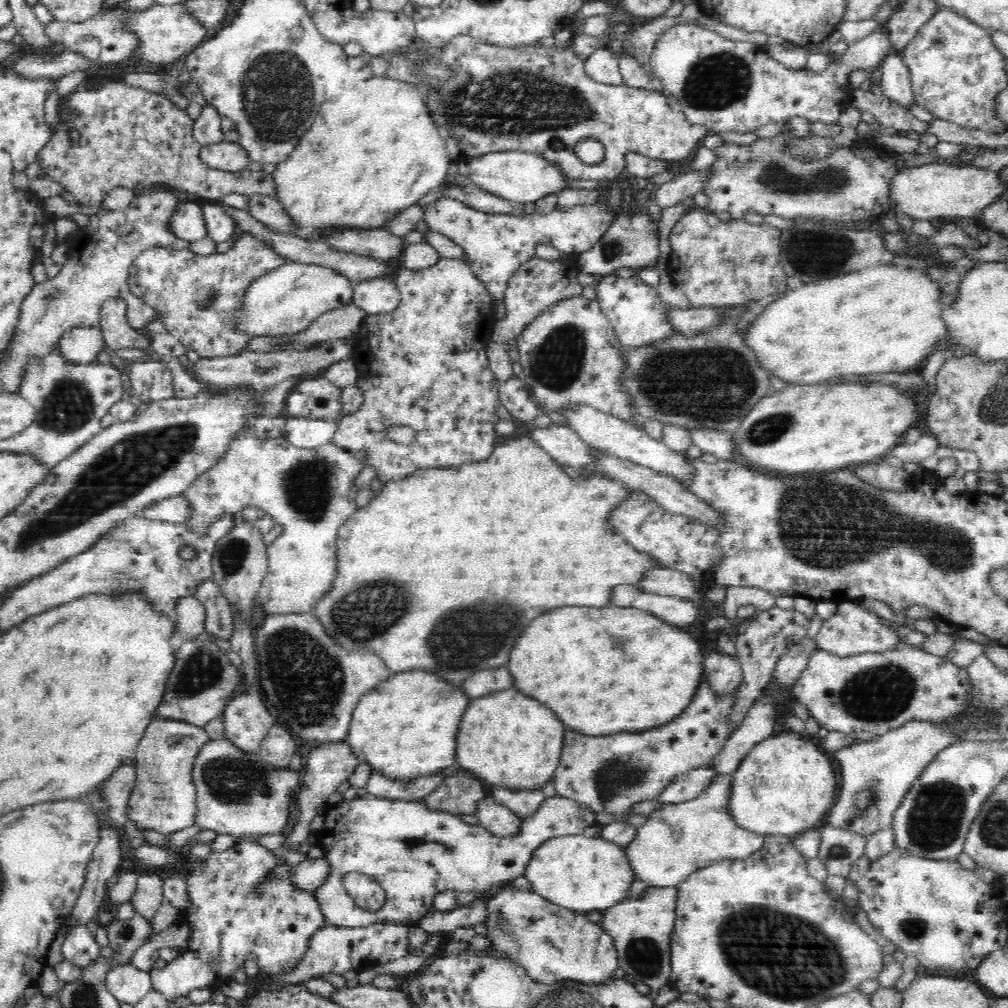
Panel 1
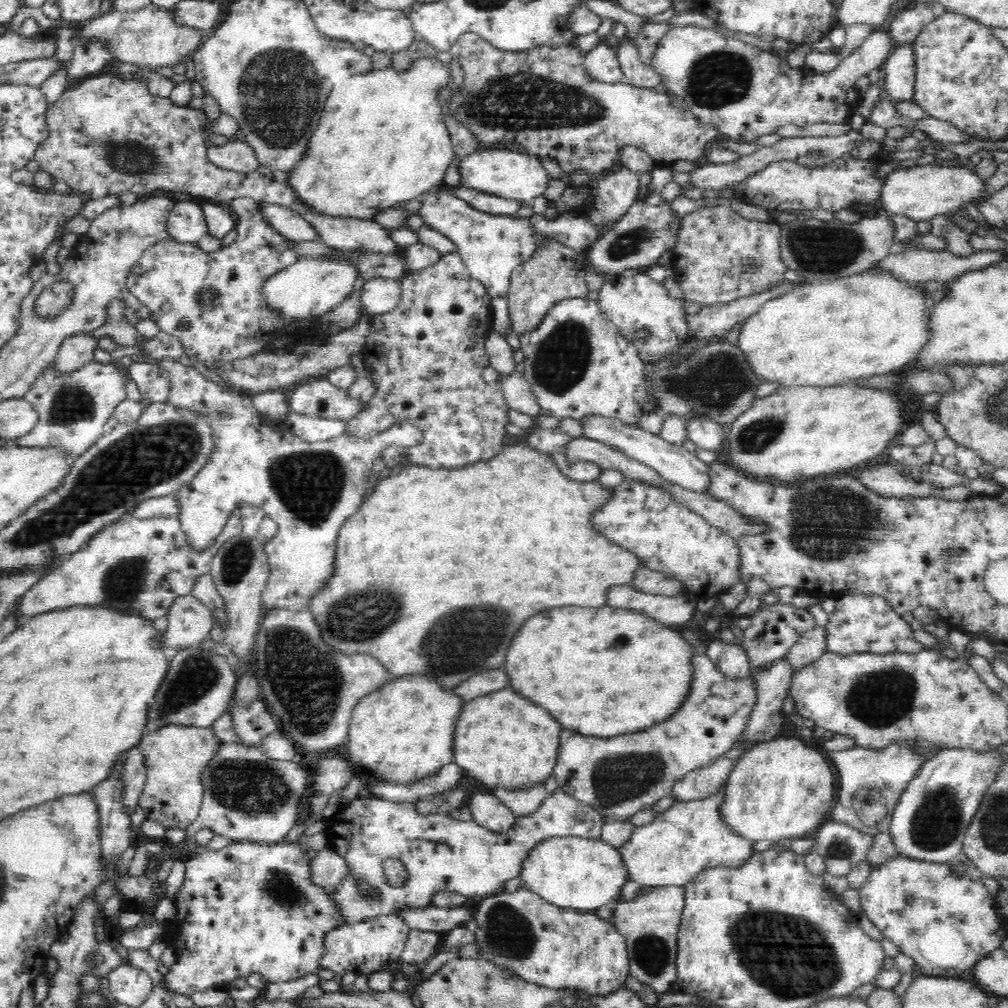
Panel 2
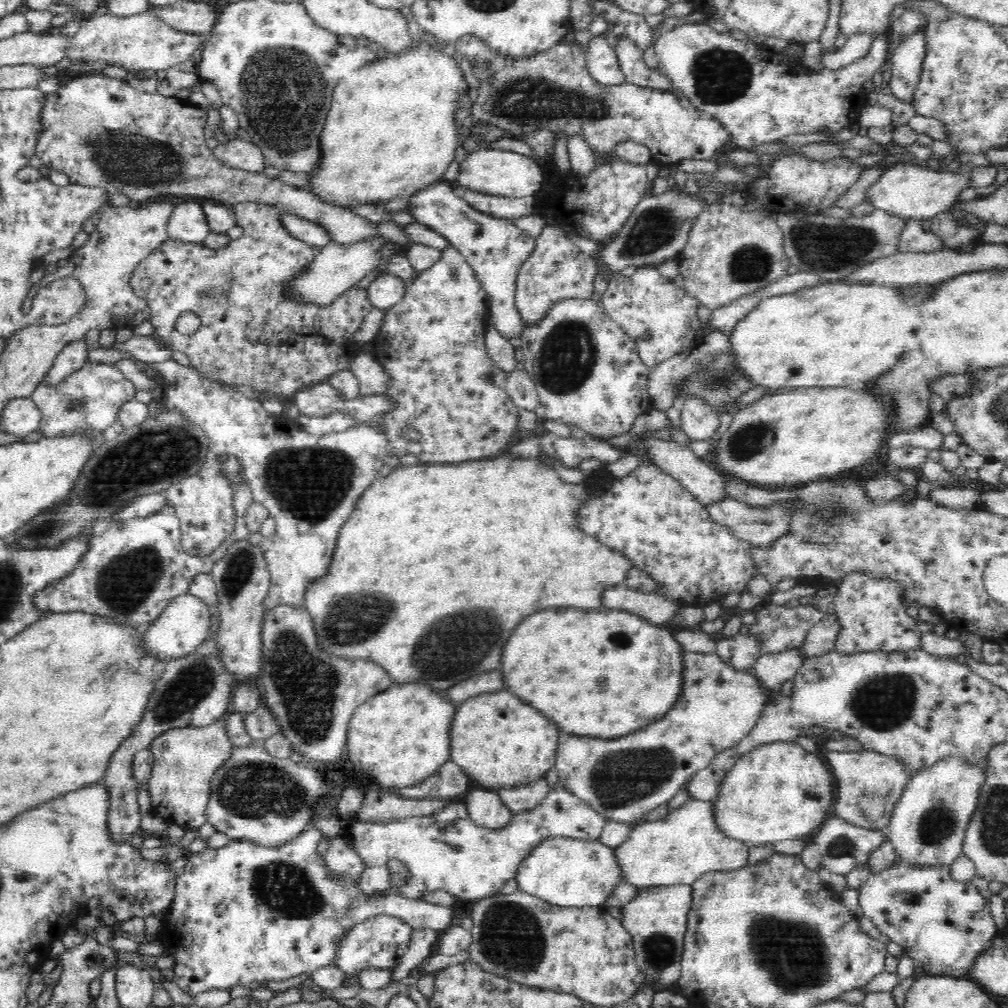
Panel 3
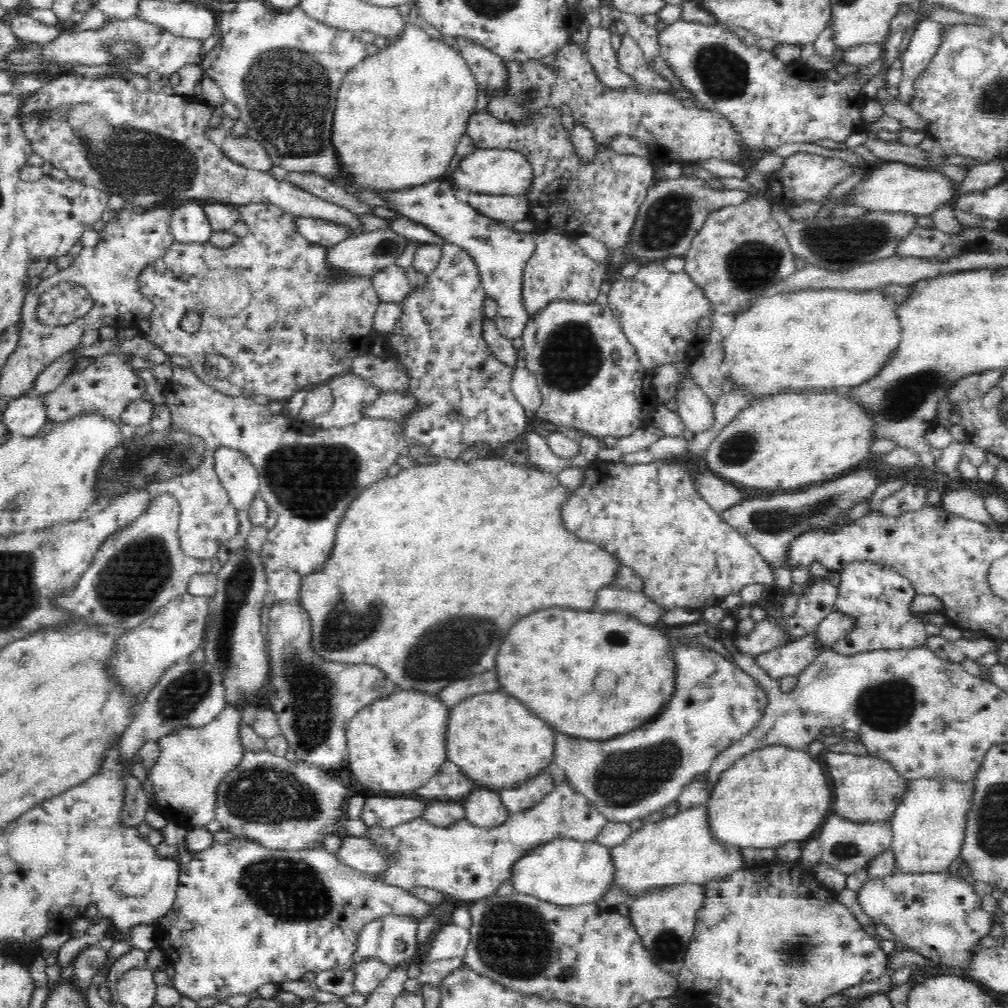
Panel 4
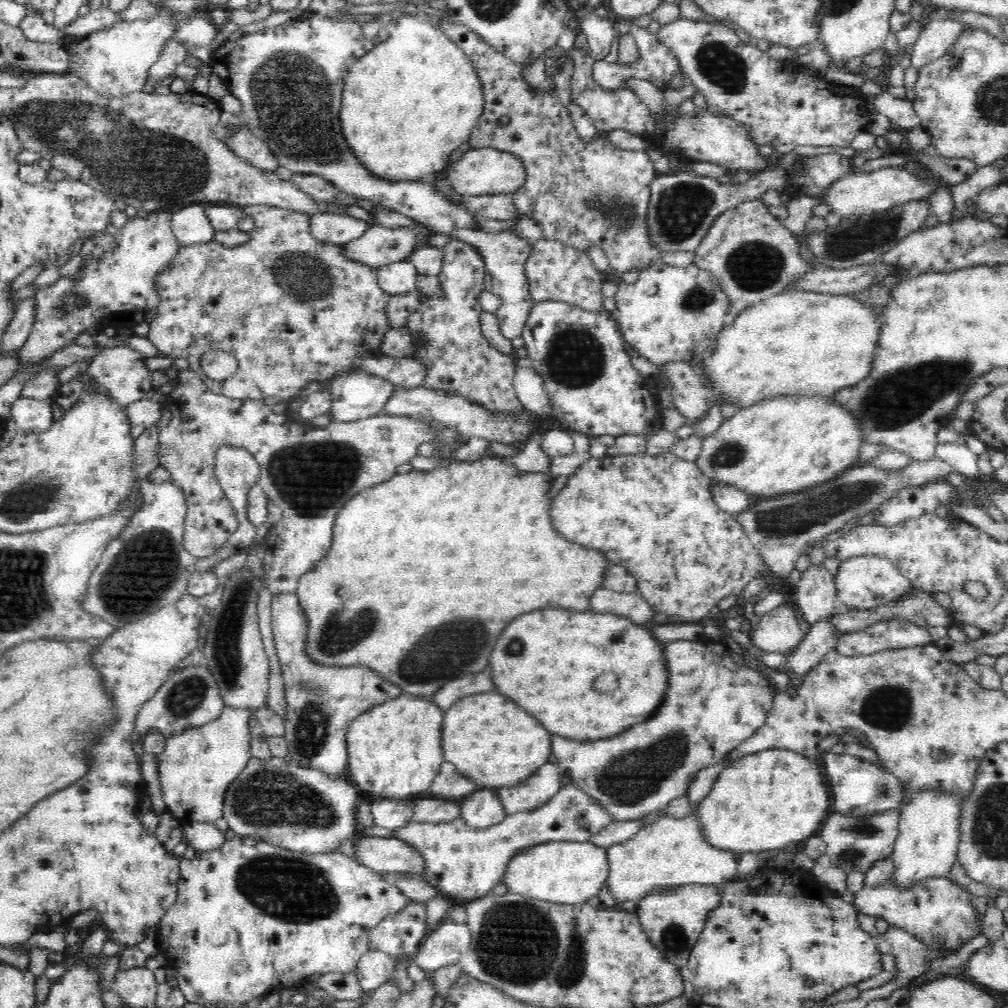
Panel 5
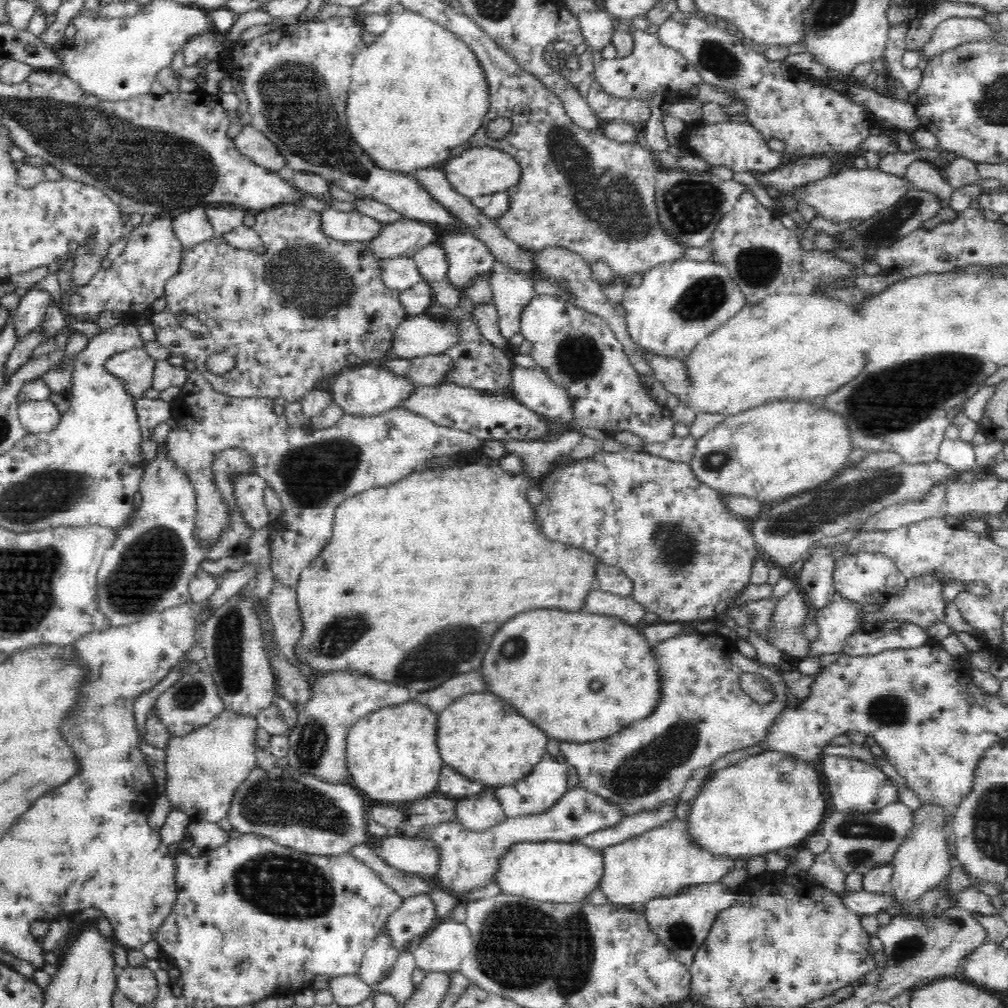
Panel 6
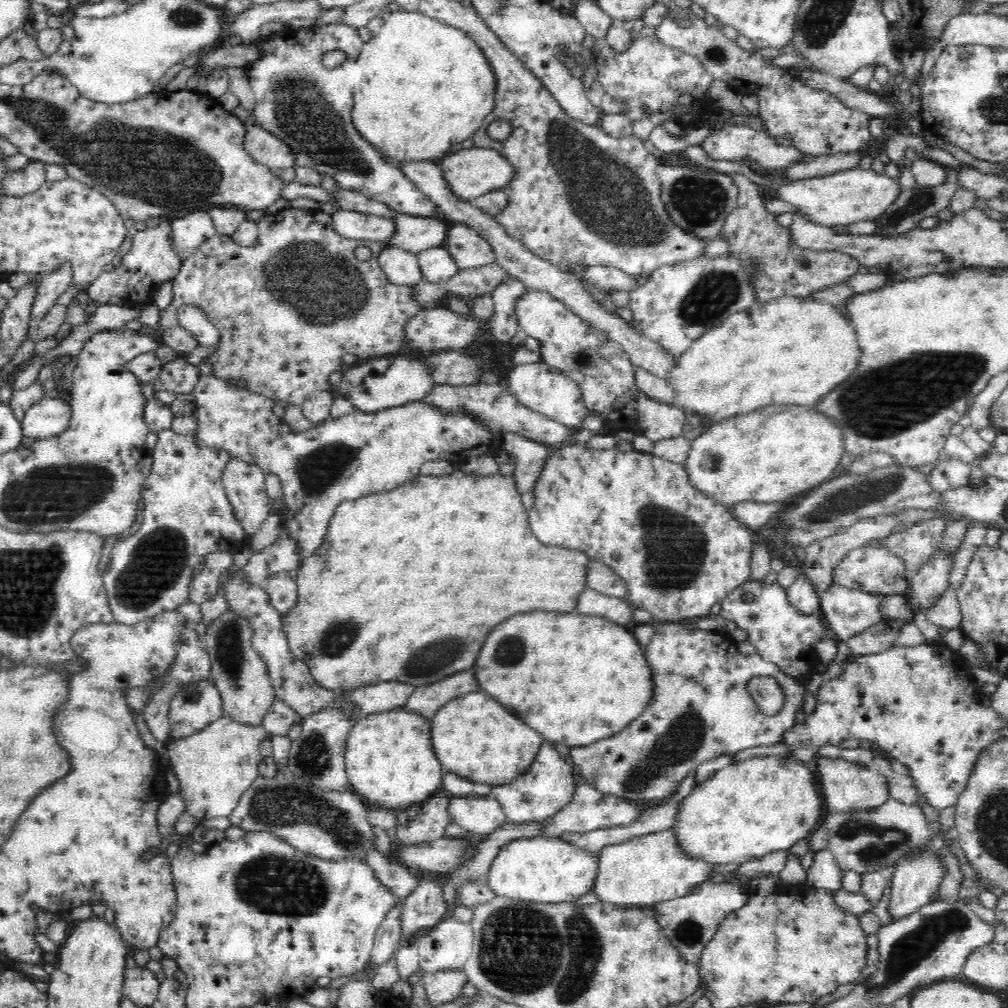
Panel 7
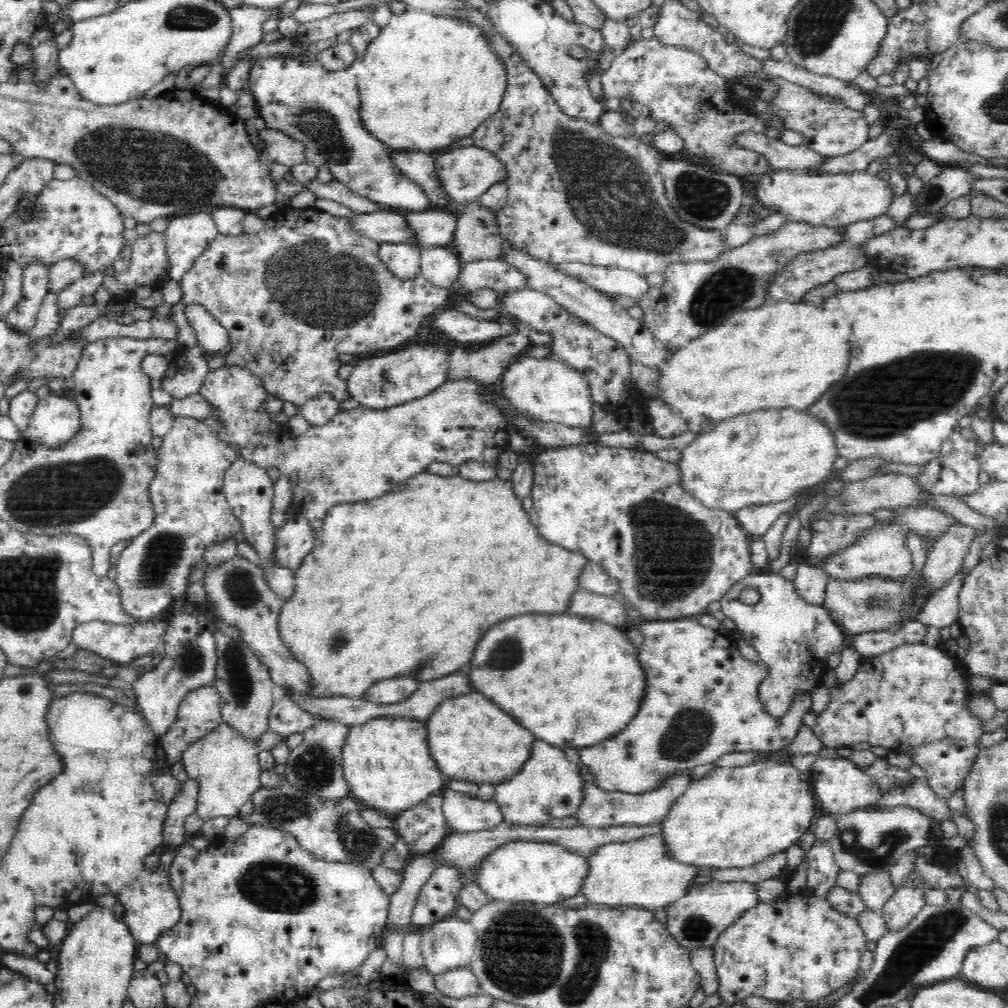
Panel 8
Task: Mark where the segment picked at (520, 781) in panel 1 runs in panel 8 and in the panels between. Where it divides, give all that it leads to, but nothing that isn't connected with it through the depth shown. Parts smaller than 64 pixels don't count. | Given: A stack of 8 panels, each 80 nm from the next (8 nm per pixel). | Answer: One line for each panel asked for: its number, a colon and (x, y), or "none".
2: (504, 740)
3: (500, 741)
4: (494, 738)
5: (496, 743)
6: (482, 736)
7: (475, 736)
8: (471, 738)

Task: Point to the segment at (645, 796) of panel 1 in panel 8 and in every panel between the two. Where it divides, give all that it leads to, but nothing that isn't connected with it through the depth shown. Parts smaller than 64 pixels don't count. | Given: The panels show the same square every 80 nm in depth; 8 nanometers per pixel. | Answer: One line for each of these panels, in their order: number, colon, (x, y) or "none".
2: (619, 776)
3: (623, 779)
4: (715, 704)
5: (713, 703)
6: (704, 714)
7: (701, 710)
8: (701, 703)

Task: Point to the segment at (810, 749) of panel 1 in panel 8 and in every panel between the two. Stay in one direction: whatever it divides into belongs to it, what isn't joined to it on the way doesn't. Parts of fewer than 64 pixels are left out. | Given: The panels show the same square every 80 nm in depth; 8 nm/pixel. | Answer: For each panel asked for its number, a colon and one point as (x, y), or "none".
2: (781, 789)
3: (778, 791)
4: (774, 795)
5: (773, 799)
6: (772, 801)
7: (760, 805)
8: (736, 816)

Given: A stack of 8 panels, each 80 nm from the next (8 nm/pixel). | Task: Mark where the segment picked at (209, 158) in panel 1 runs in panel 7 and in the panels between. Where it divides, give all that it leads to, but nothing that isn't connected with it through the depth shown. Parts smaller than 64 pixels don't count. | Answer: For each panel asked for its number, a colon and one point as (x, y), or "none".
2: (236, 155)
3: (239, 154)
4: (244, 151)
5: (240, 141)
6: (256, 147)
7: (265, 149)

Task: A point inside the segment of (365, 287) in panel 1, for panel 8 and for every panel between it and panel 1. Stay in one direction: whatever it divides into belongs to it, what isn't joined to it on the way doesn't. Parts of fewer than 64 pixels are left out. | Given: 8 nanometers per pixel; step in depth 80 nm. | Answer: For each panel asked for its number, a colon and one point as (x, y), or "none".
2: (379, 295)
3: (386, 291)
4: (390, 284)
5: (398, 279)
6: (399, 274)
7: (399, 267)
8: (402, 260)

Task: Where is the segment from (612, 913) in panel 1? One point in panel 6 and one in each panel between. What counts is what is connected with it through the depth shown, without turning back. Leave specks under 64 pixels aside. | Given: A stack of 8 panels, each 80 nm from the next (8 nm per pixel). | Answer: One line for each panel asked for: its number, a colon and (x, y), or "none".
2: (649, 923)
3: (654, 919)
4: (663, 918)
5: (672, 919)
6: (681, 921)

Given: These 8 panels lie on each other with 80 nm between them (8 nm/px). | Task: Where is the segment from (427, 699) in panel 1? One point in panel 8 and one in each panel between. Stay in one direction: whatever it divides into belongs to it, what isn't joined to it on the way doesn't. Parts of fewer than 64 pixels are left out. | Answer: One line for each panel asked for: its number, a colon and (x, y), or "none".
2: (403, 731)
3: (400, 736)
4: (396, 743)
5: (394, 750)
6: (392, 753)
7: (389, 760)
8: (387, 765)

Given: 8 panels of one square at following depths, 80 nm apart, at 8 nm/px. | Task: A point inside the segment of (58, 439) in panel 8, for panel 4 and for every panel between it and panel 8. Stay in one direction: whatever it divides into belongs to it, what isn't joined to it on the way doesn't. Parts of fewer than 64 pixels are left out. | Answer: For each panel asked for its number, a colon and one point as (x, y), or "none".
4: (24, 416)
5: (29, 415)
6: (35, 416)
7: (48, 417)

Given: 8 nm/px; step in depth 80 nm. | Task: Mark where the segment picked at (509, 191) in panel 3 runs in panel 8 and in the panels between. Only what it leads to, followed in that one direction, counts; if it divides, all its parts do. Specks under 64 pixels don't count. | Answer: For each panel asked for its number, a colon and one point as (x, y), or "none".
4: (506, 172)
5: (484, 171)
6: (476, 172)
7: (473, 172)
8: (467, 172)

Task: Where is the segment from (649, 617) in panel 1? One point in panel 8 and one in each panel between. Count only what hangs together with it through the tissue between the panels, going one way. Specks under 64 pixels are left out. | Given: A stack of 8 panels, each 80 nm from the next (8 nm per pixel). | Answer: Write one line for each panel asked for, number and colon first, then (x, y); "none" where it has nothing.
2: (605, 671)
3: (593, 668)
4: (557, 661)
5: (549, 661)
6: (583, 676)
7: (578, 678)
8: (549, 671)

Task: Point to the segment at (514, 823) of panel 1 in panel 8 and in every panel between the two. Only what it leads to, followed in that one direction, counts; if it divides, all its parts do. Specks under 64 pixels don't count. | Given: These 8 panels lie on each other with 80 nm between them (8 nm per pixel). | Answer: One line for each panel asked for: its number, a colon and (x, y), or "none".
2: (486, 809)
3: (485, 808)
4: (483, 807)
5: (483, 808)
6: (480, 812)
7: (482, 815)
8: (465, 814)

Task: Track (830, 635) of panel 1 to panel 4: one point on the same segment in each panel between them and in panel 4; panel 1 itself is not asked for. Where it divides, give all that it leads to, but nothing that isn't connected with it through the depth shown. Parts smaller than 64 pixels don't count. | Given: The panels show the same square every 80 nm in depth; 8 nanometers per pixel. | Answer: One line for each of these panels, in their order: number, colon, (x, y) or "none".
2: (858, 624)
3: (871, 618)
4: (877, 599)

